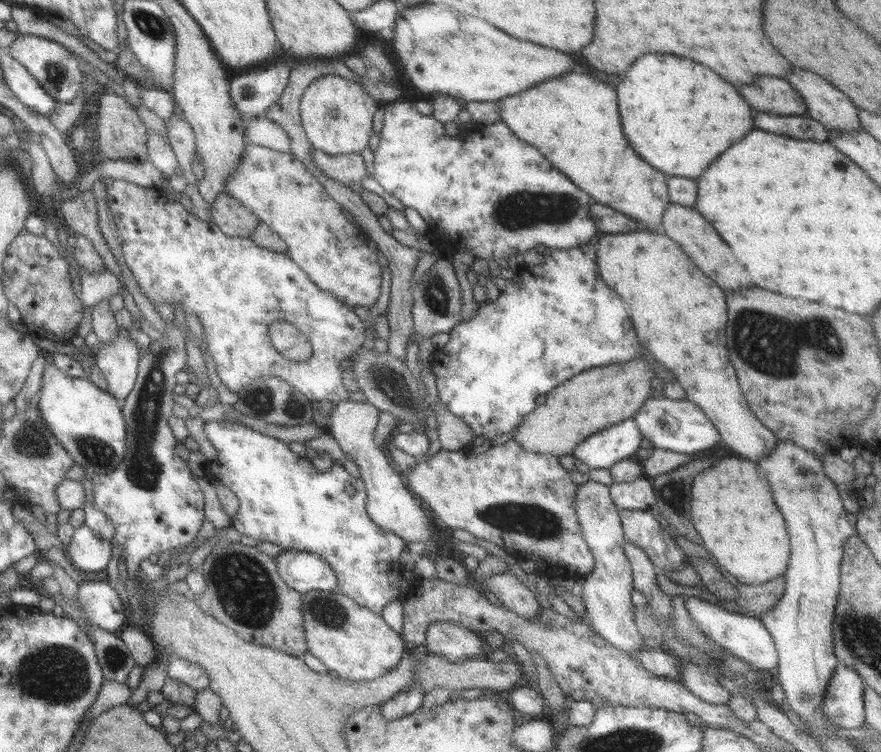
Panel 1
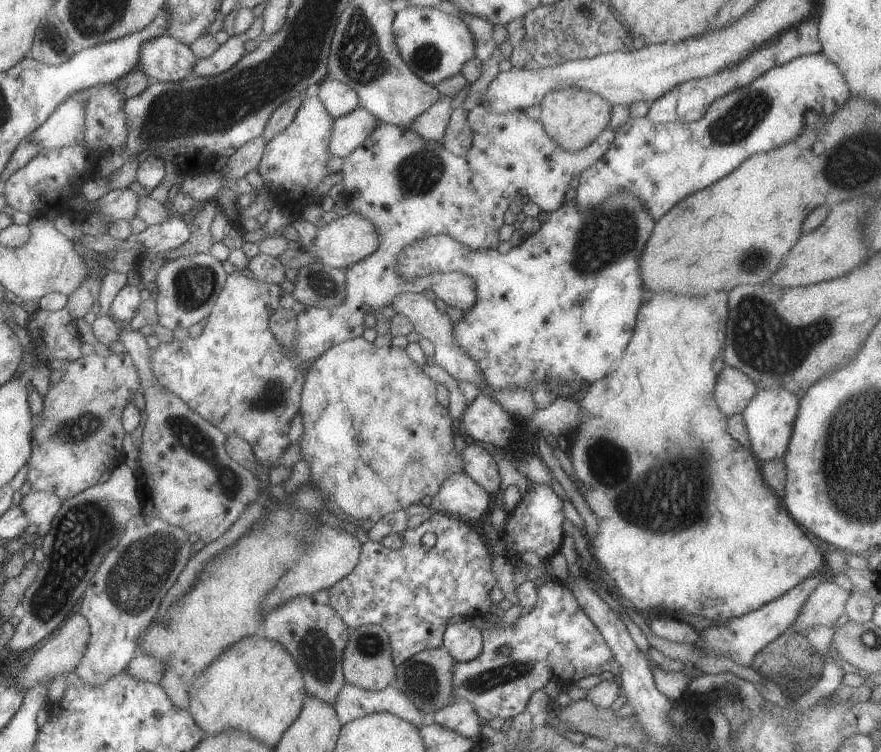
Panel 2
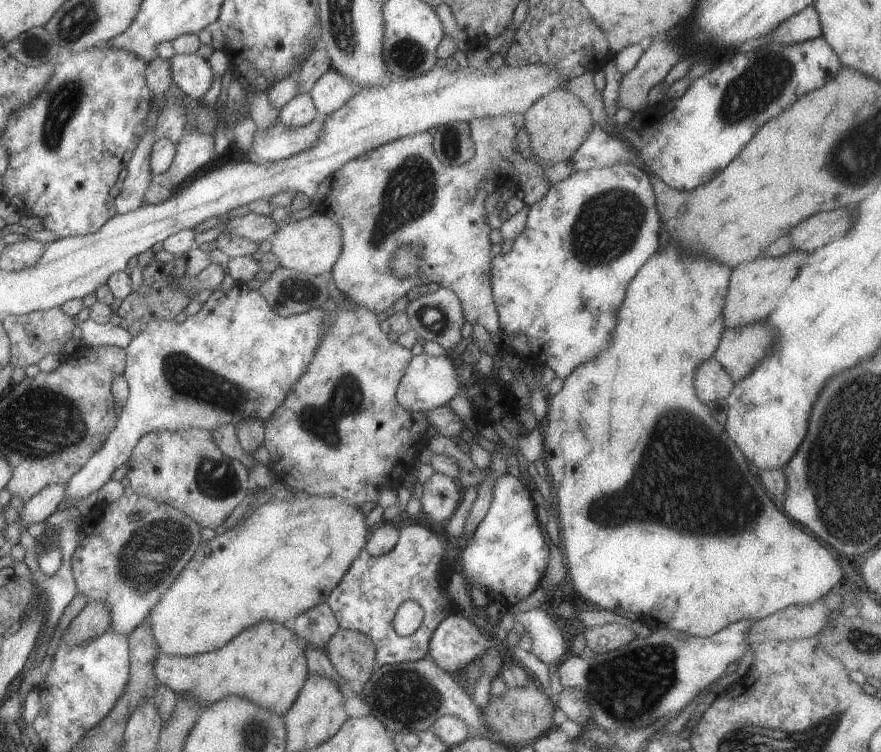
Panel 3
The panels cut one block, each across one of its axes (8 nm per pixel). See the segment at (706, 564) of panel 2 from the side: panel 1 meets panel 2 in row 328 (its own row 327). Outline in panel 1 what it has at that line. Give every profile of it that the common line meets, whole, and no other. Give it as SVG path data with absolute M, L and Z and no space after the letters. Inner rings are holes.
M664 232L604 233L595 239L601 279L628 304L638 340L684 387L686 399L710 419L724 446L755 463L772 453L778 438L750 411L726 348L725 290L702 272Z

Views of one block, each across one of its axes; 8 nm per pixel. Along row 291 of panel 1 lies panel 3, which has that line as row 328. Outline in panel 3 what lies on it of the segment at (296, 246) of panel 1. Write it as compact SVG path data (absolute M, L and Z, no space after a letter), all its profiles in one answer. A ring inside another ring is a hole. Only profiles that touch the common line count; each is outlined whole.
M329 304L329 311L334 312L334 322L328 324L326 334L322 336L322 342L318 344L312 362L308 364L308 370L302 373L298 378L298 382L292 386L292 390L288 392L286 400L282 406L278 406L272 414L272 418L265 424L264 444L266 450L270 453L268 462L269 470L276 478L290 485L299 493L308 493L309 495L318 496L337 496L346 500L348 504L361 507L367 502L378 503L380 498L380 490L398 486L402 483L403 478L412 472L416 462L419 461L421 451L429 444L427 429L430 426L428 418L426 418L425 407L420 407L416 413L410 412L400 406L397 400L397 388L401 378L404 376L405 370L408 368L410 360L412 360L411 349L402 346L398 341L392 342L388 339L388 335L380 329L380 321L378 321L377 313L368 310L366 306L358 306L351 304L352 310L344 310L335 304Z

